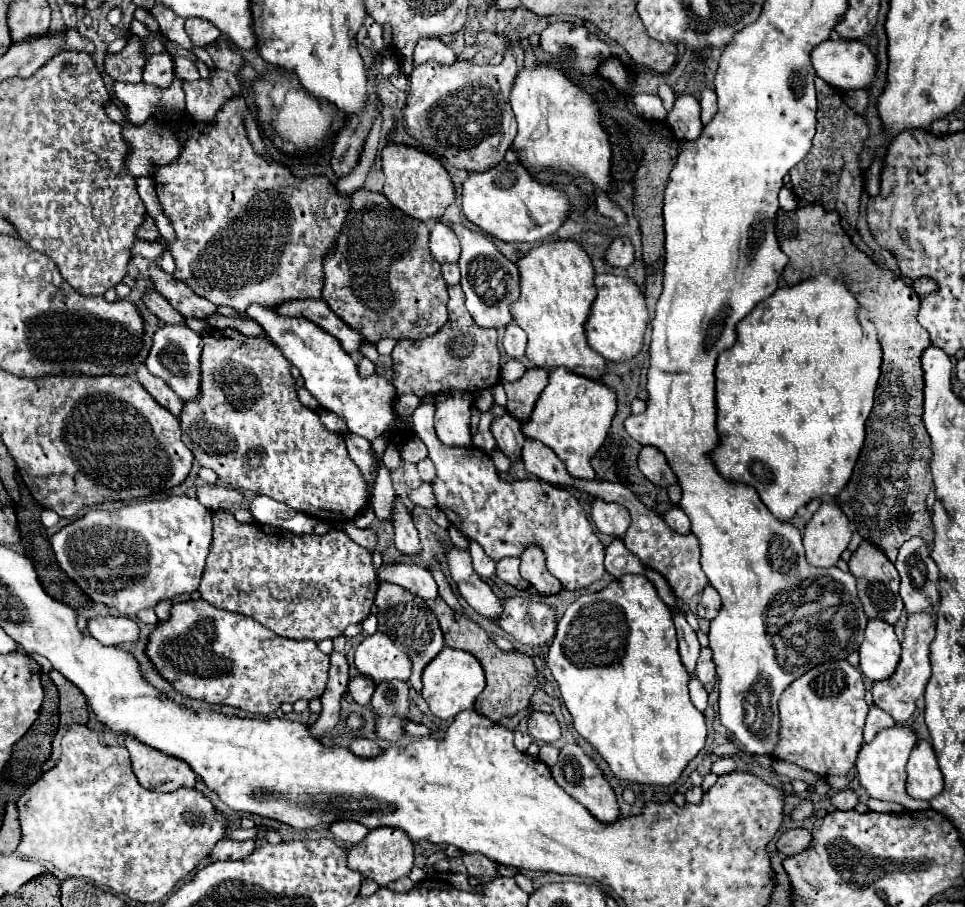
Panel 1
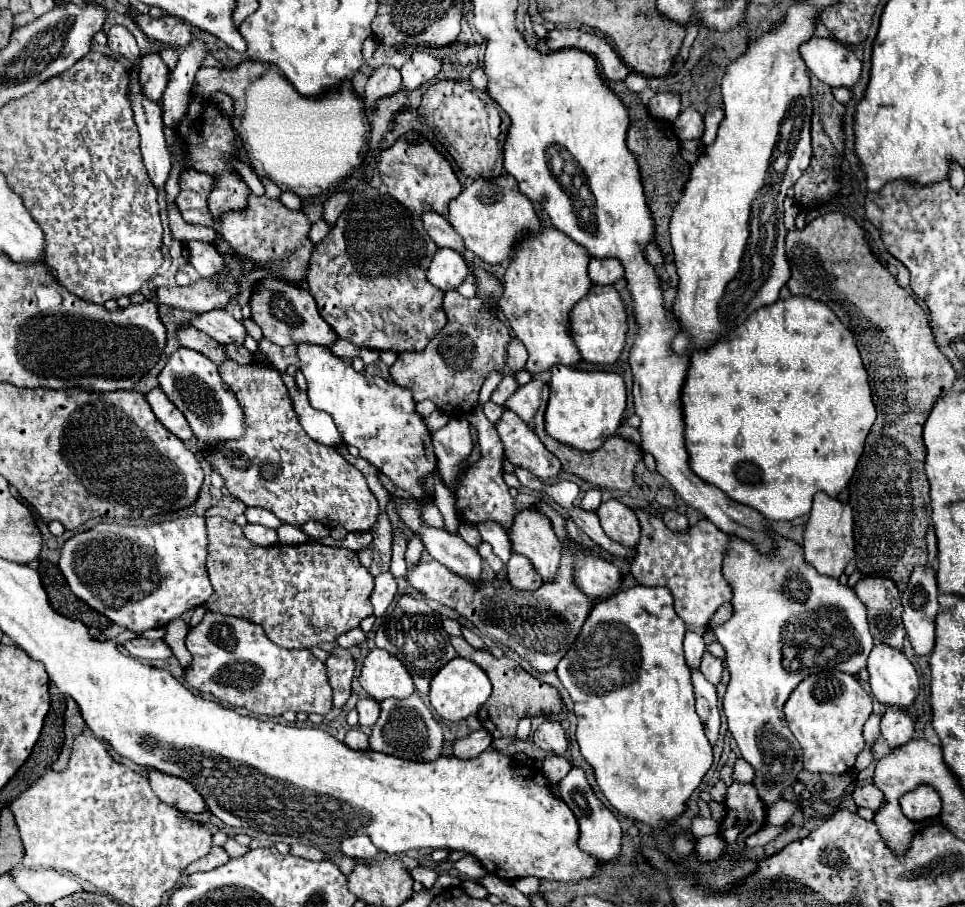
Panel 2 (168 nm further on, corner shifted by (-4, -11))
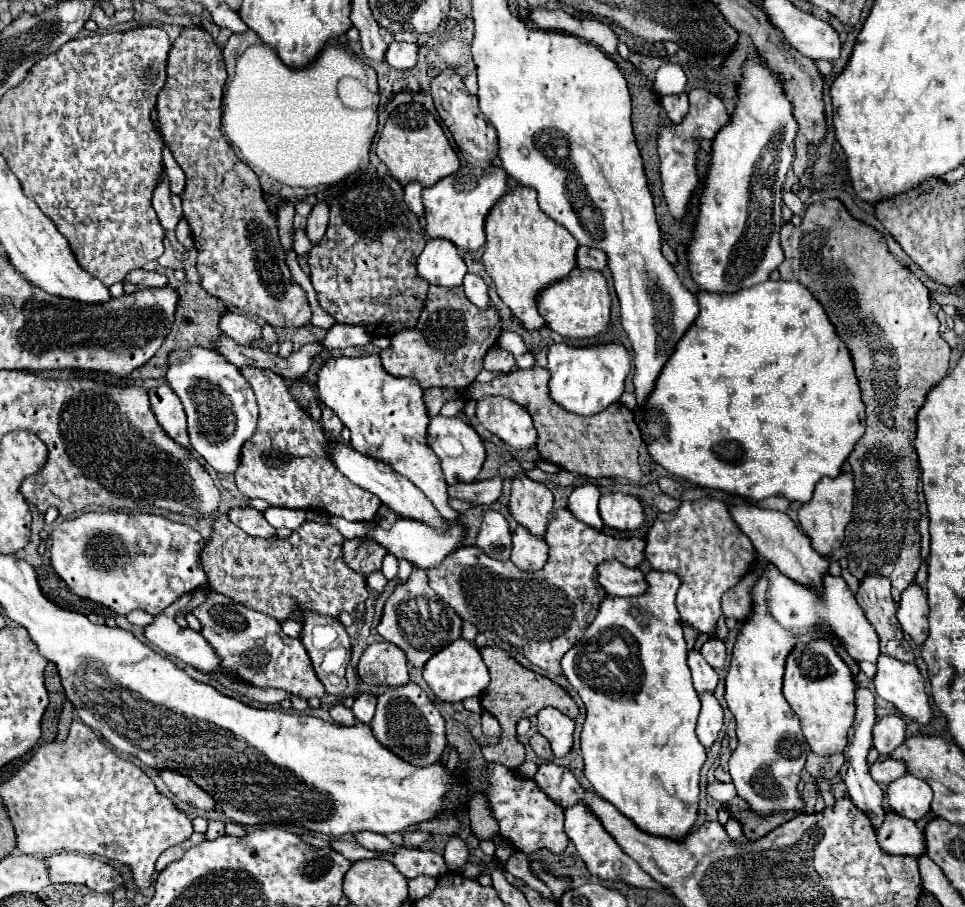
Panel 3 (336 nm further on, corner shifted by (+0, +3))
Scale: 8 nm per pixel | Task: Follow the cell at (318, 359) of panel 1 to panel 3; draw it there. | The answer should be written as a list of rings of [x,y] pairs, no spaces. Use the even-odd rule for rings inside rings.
[[[378,355],[368,357],[332,357],[318,371],[320,399],[342,419],[350,429],[350,445],[378,461],[386,461],[394,471],[410,479],[438,509],[444,519],[458,519],[460,513],[450,509],[446,495],[446,481],[440,459],[426,443],[428,411],[424,405],[424,391],[416,379],[392,377],[384,371]]]

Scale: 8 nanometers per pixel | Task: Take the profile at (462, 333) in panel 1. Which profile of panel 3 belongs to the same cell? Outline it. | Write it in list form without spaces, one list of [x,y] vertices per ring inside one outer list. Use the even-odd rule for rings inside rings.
[[[430,285],[424,309],[420,311],[420,317],[418,317],[416,325],[412,329],[402,329],[400,333],[392,335],[390,337],[390,345],[380,351],[382,367],[394,377],[414,377],[414,379],[418,379],[422,389],[430,389],[430,387],[464,389],[482,371],[482,357],[486,355],[486,351],[492,345],[496,345],[496,339],[498,339],[498,335],[502,331],[500,327],[502,327],[502,319],[500,319],[498,311],[494,307],[488,309],[488,311],[476,309],[476,305],[472,305],[466,299],[462,287],[446,289],[446,287]]]

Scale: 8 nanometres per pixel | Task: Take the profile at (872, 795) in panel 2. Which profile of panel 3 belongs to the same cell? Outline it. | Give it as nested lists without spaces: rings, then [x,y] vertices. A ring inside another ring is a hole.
[[[886,757],[886,759],[880,759],[876,761],[872,767],[870,767],[870,773],[874,777],[874,781],[878,781],[880,785],[888,785],[892,783],[894,779],[902,777],[908,773],[904,761],[896,761],[892,757]]]

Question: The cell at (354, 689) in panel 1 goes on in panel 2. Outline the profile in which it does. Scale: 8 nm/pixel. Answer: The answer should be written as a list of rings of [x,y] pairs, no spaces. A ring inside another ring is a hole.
[[[366,697],[366,699],[360,699],[358,705],[356,705],[356,711],[360,715],[360,725],[368,725],[372,727],[378,719],[378,713],[380,713],[380,703],[372,697]]]

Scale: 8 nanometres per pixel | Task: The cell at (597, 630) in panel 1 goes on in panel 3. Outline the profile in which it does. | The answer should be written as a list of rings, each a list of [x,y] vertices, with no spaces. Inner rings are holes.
[[[650,571],[646,581],[648,591],[640,597],[606,597],[602,601],[584,637],[562,657],[562,671],[586,705],[586,721],[580,735],[584,777],[602,799],[632,819],[638,829],[682,843],[698,819],[700,769],[706,761],[706,749],[696,737],[700,699],[692,687],[686,663],[688,649],[674,603],[680,577],[676,573]]]

